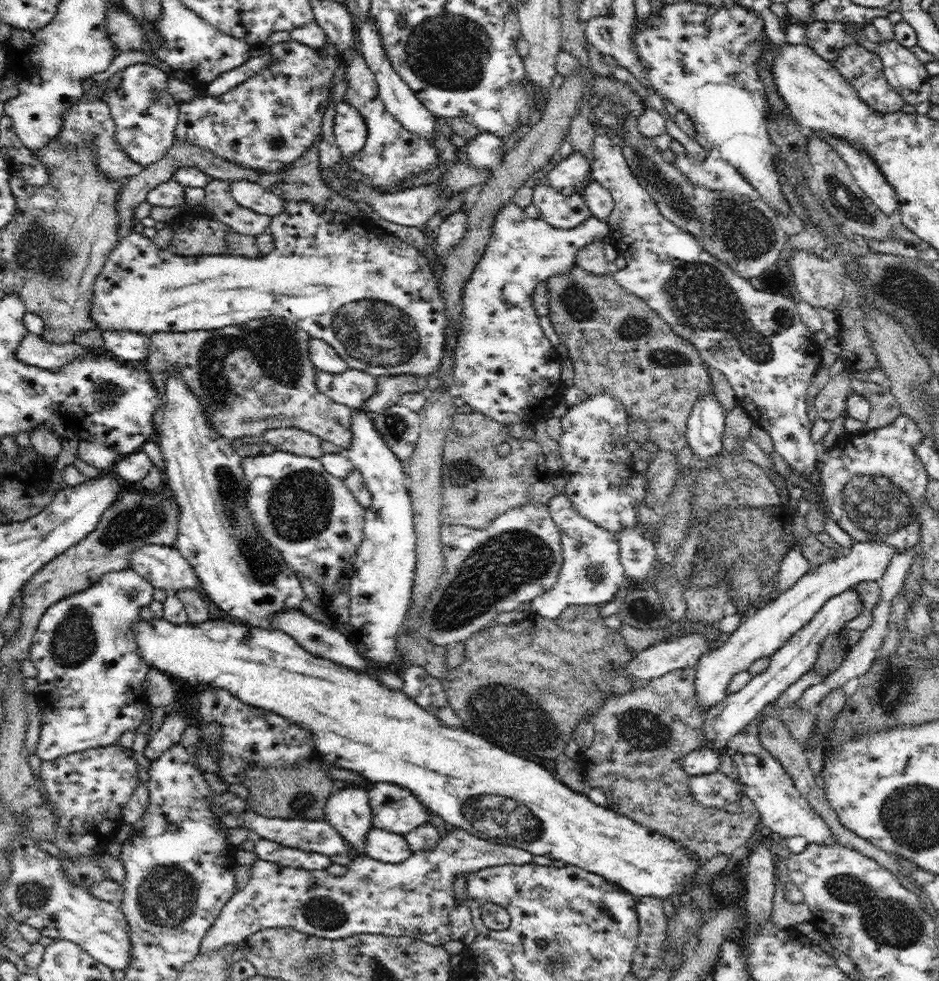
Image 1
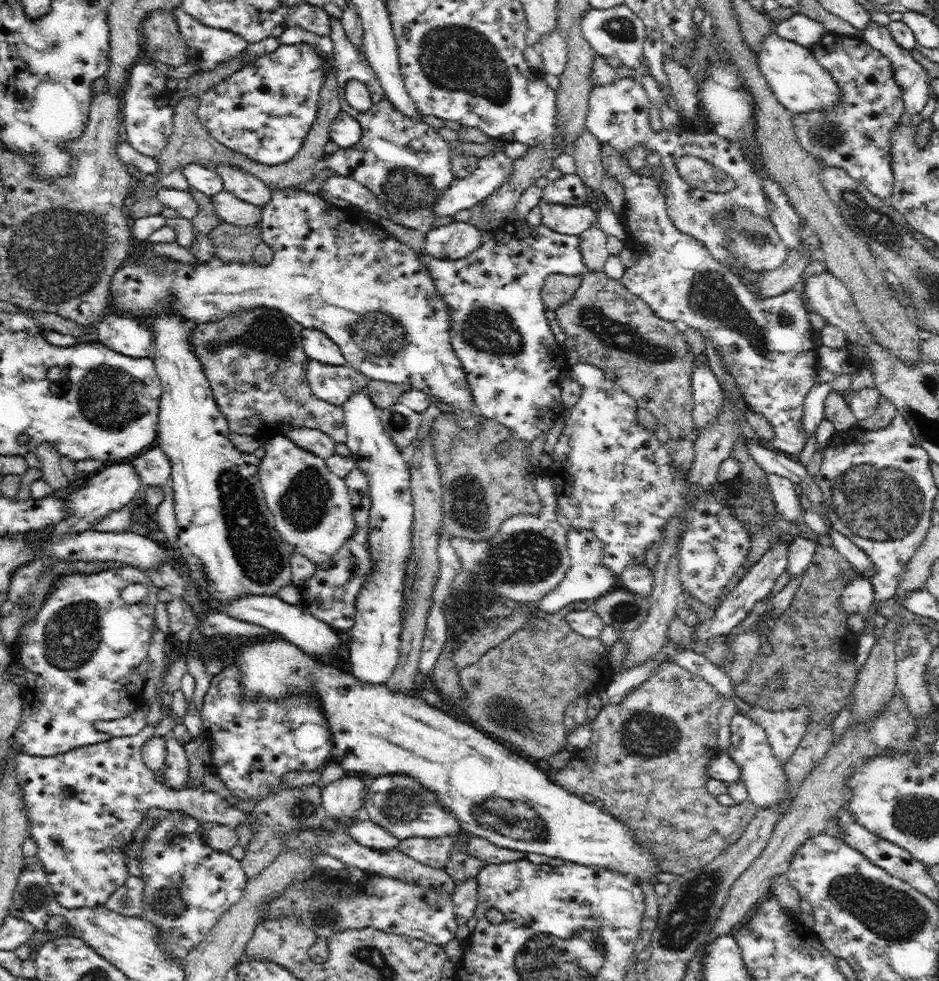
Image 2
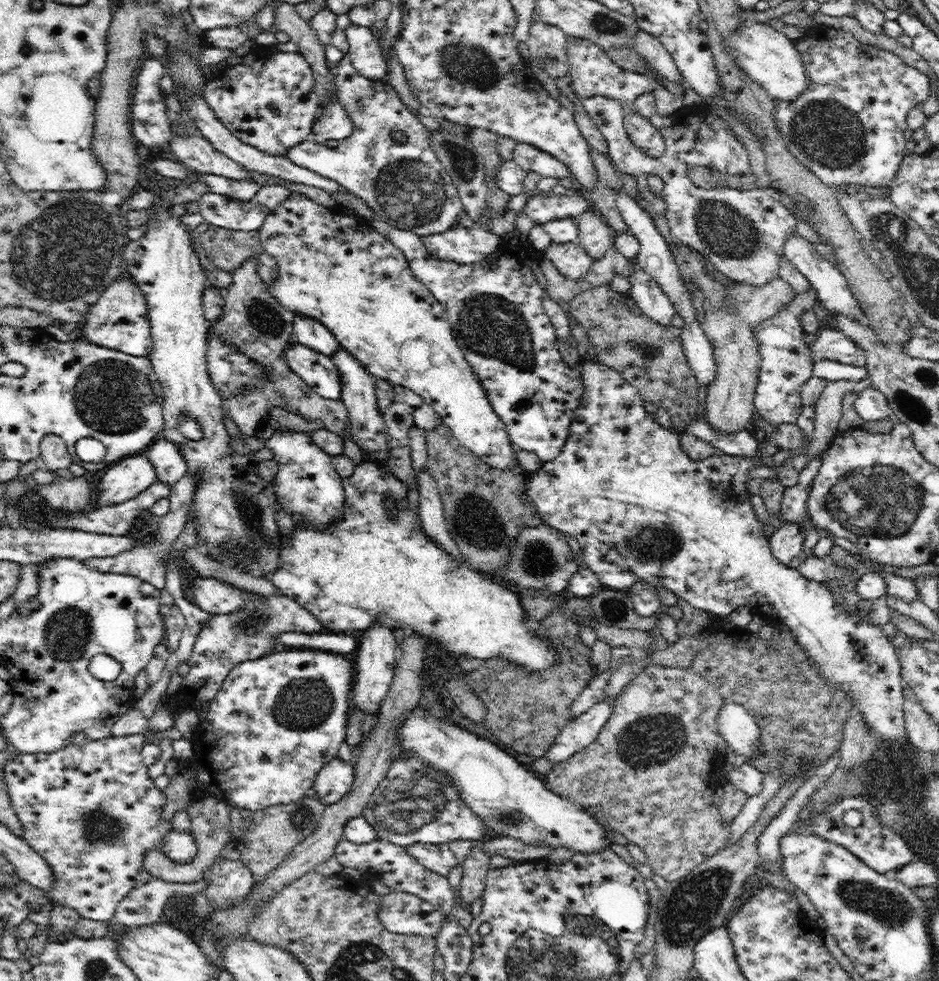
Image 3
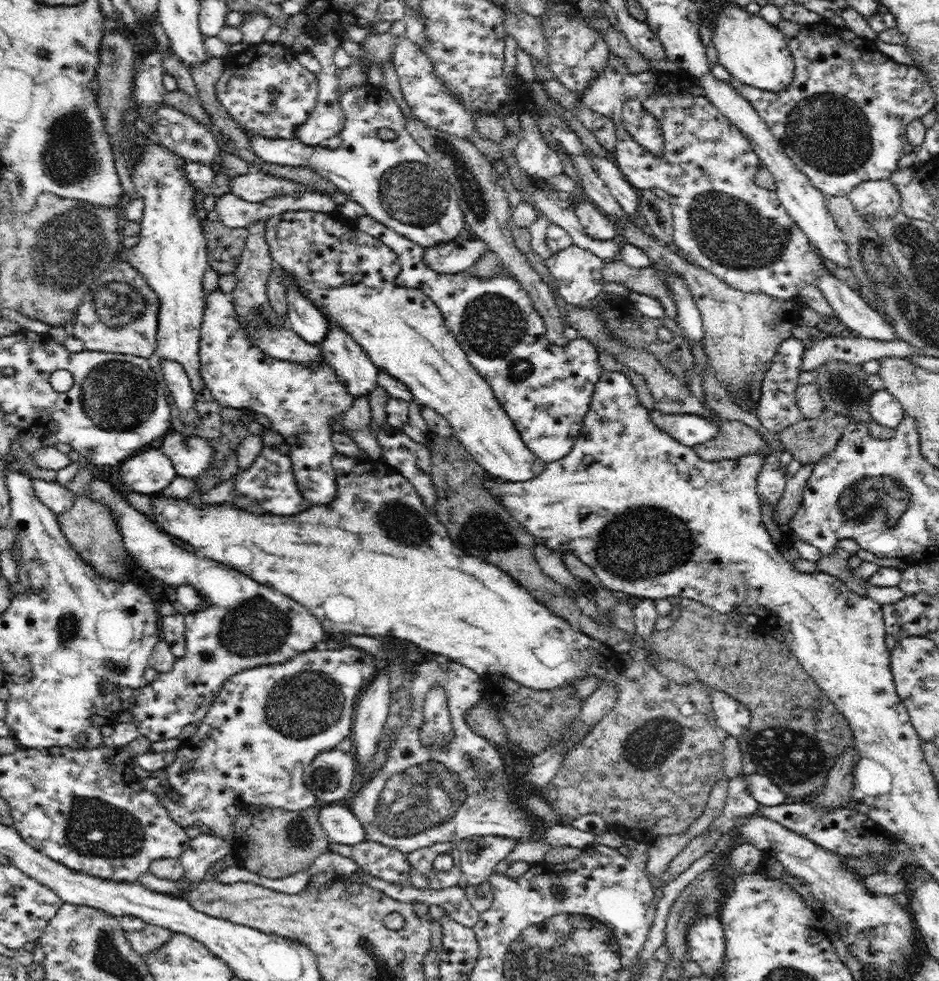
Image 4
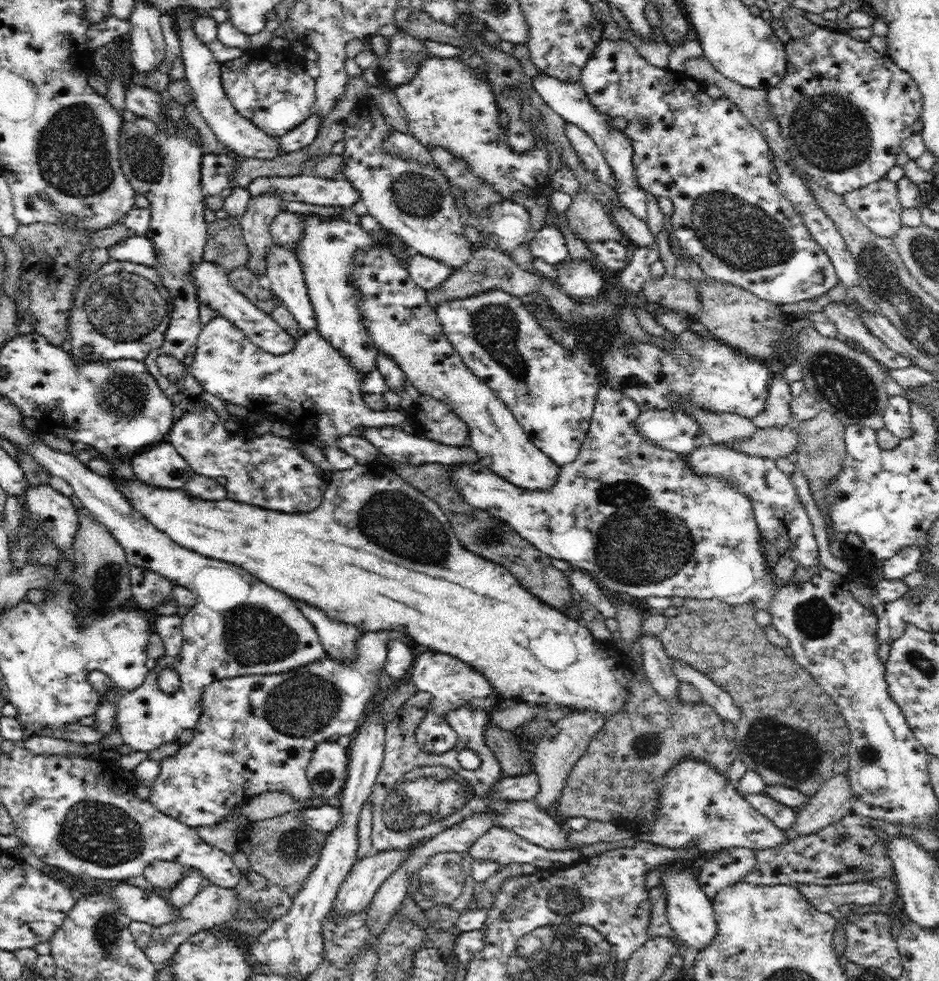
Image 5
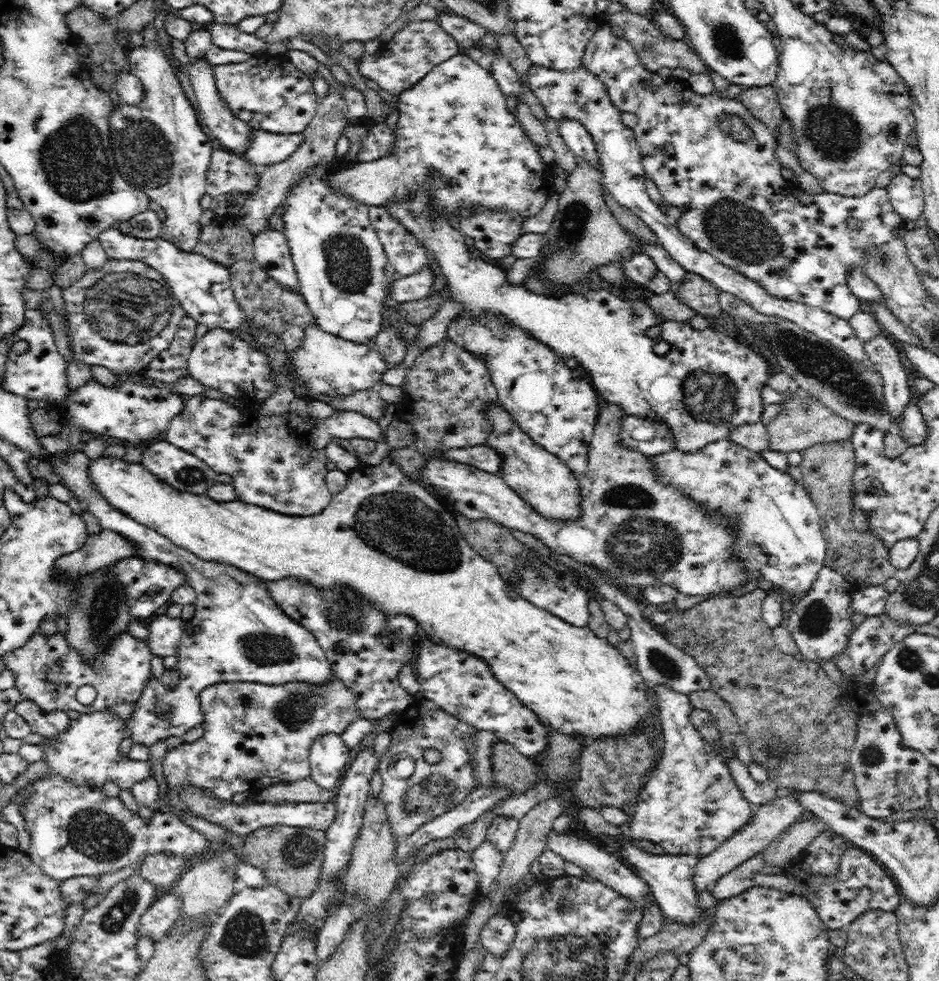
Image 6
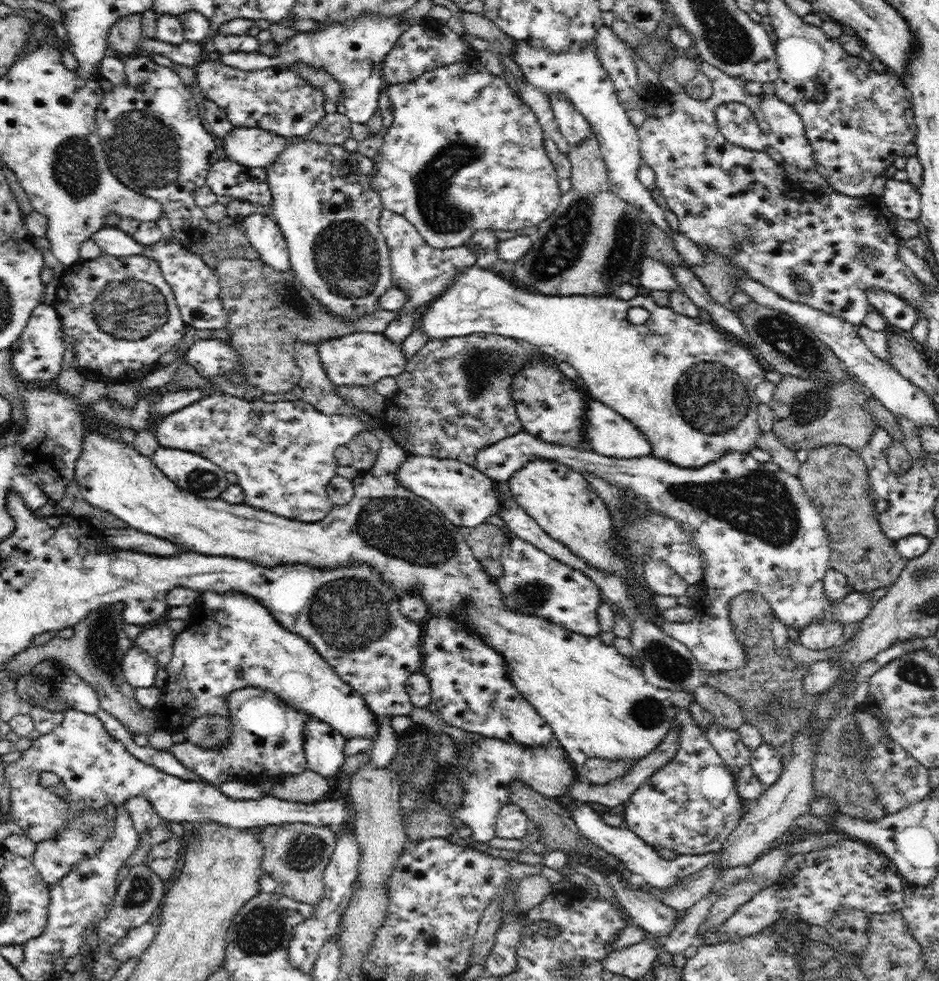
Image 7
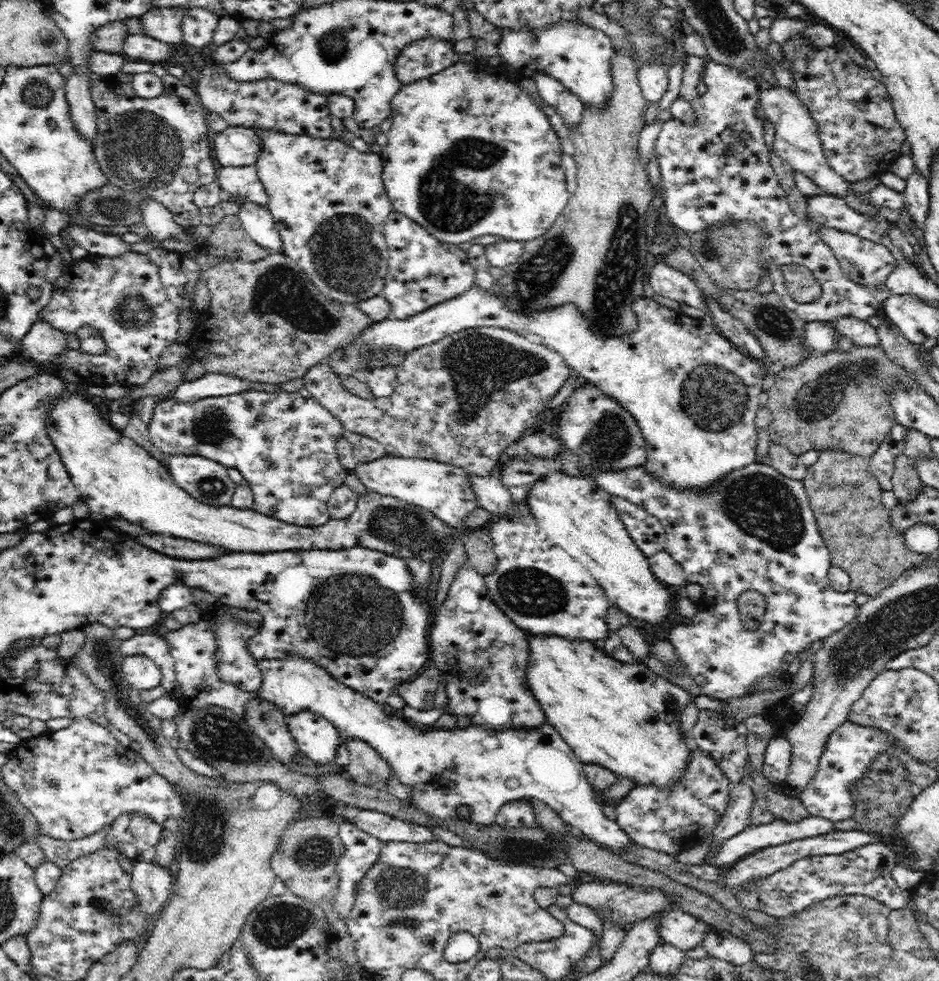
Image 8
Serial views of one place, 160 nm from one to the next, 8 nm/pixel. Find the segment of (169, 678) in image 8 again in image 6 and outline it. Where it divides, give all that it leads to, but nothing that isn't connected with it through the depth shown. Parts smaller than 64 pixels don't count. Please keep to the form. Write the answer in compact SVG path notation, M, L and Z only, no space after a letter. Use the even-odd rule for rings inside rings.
M159 615L149 624L147 646L151 653L160 656L175 656L180 647L185 621L181 618L171 618L168 615Z

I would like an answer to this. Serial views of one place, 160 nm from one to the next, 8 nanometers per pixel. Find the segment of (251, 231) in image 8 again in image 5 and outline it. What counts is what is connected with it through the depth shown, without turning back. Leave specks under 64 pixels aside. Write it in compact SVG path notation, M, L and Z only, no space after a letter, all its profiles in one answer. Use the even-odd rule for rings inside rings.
M274 243L268 249L265 282L294 315L300 331L316 329L316 315L304 280L303 268L290 248Z

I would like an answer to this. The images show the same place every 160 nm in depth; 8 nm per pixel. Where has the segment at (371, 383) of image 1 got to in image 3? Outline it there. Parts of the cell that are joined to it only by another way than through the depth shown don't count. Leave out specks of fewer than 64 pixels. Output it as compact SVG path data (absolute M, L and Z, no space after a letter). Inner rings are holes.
M298 342L285 348L285 357L290 369L319 396L328 400L341 399L340 373L331 357Z

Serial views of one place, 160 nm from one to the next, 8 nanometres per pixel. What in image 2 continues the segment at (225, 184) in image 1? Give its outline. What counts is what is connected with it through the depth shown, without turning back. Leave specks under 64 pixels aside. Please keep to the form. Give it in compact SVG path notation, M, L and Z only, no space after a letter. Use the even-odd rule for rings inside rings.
M225 188L210 198L213 210L220 222L238 226L258 226L262 208L234 196Z

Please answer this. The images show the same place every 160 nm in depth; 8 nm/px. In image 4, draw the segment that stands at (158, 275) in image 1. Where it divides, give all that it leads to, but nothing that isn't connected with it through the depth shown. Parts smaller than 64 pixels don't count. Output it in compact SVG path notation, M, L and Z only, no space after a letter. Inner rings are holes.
M288 210L270 217L265 223L264 235L273 263L280 264L292 277L298 291L304 293L329 321L352 335L379 370L404 383L416 402L442 415L453 429L453 436L486 472L504 481L524 482L544 471L544 462L528 449L492 388L470 365L441 310L424 291L396 284L396 276L401 270L399 254L381 240L360 231L354 220L346 221L336 210L332 213Z

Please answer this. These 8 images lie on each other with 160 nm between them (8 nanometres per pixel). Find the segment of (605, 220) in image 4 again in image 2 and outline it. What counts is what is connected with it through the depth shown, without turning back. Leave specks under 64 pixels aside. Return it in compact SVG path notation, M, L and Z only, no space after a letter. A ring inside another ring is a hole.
M595 223L588 230L579 234L580 252L584 266L590 271L602 271L608 260L606 249L607 234Z

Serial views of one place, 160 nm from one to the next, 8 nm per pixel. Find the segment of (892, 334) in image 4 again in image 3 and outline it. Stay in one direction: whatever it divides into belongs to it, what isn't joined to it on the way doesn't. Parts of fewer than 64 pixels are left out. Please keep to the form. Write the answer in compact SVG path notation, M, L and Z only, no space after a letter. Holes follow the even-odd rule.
M794 234L786 240L784 244L784 256L810 281L811 288L817 292L818 301L820 301L825 308L835 314L843 314L848 318L854 320L860 320L866 325L868 322L865 318L865 314L860 310L860 305L852 291L848 289L847 280L844 275L838 270L836 265L832 265L828 260L825 260L812 243L804 239L801 235Z

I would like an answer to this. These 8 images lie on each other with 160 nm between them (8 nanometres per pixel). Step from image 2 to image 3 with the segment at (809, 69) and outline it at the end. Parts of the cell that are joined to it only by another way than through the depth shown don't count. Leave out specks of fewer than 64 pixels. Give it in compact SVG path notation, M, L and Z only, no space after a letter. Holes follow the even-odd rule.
M753 22L740 26L731 36L731 45L738 66L774 99L791 101L808 88L808 75L795 42L768 23Z

